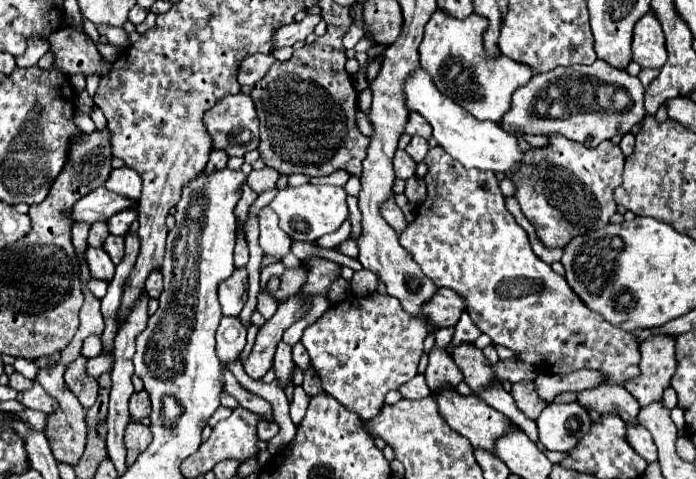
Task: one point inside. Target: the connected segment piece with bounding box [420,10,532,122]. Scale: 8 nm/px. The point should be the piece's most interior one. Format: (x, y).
(451, 51)

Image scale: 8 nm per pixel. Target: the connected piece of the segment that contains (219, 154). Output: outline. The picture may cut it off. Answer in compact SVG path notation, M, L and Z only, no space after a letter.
M212 150L212 152L210 152L210 160L208 160L208 164L206 164L206 170L204 170L204 172L224 170L224 168L226 168L226 162L228 162L226 152L222 152L222 150Z

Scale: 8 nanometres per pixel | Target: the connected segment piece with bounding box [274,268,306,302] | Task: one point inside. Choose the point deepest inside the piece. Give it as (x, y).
(291, 279)

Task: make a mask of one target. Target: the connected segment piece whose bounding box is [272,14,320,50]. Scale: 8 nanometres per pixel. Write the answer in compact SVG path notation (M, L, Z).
M306 14L300 22L292 22L292 24L286 24L282 28L278 28L272 34L272 46L274 46L274 50L276 48L284 48L284 46L292 46L298 40L304 40L314 30L314 26L318 22L320 22L320 16Z

